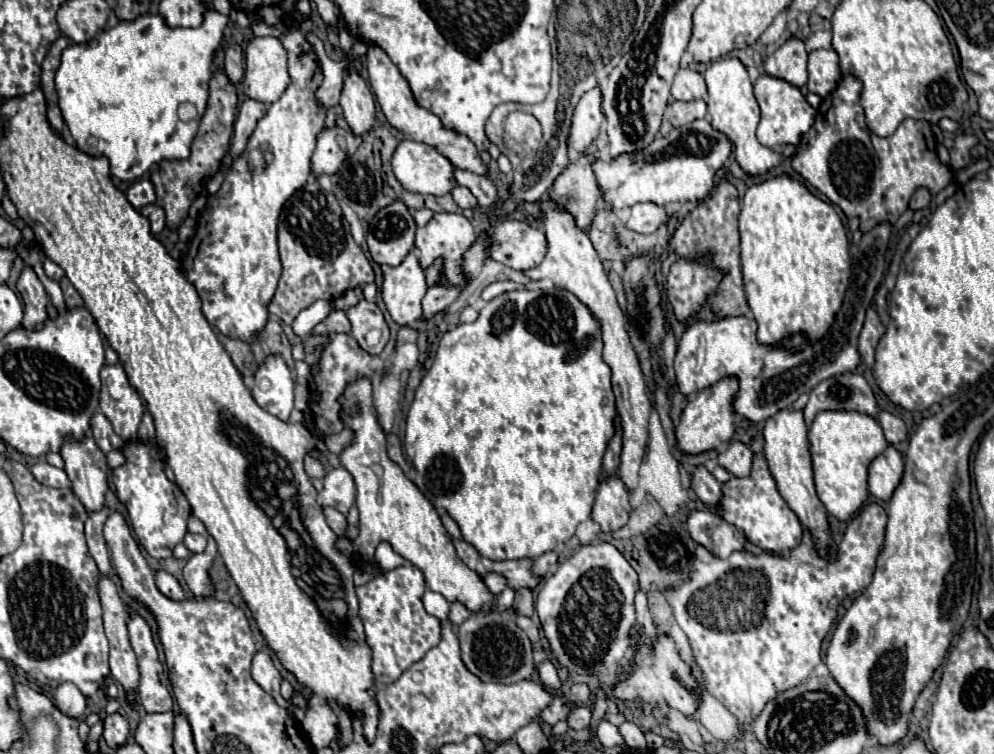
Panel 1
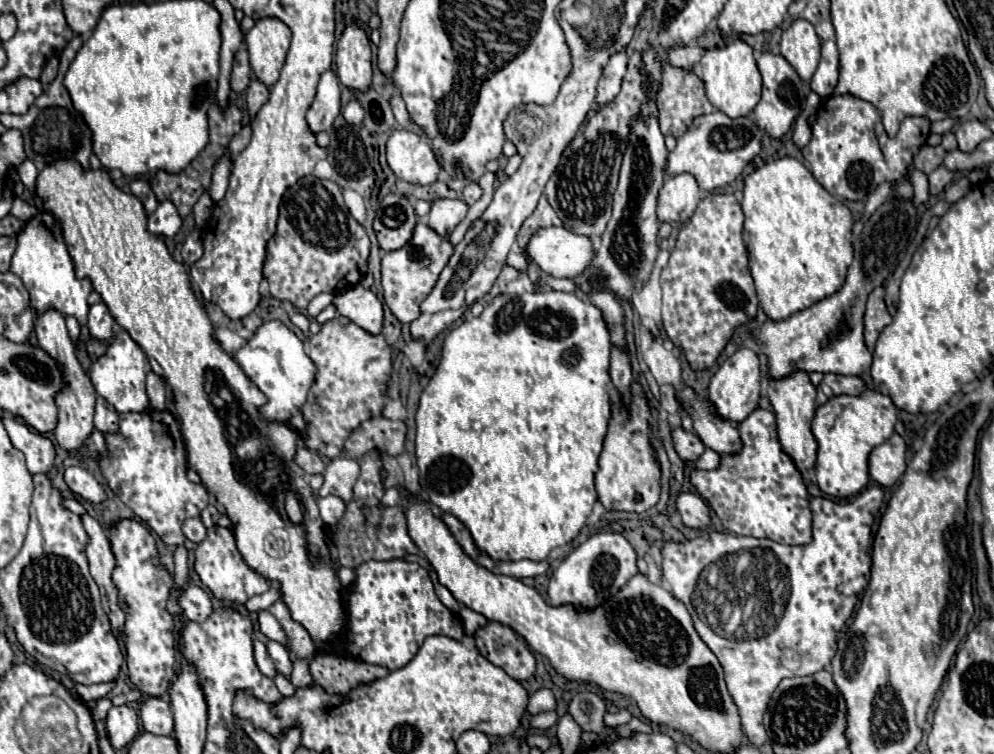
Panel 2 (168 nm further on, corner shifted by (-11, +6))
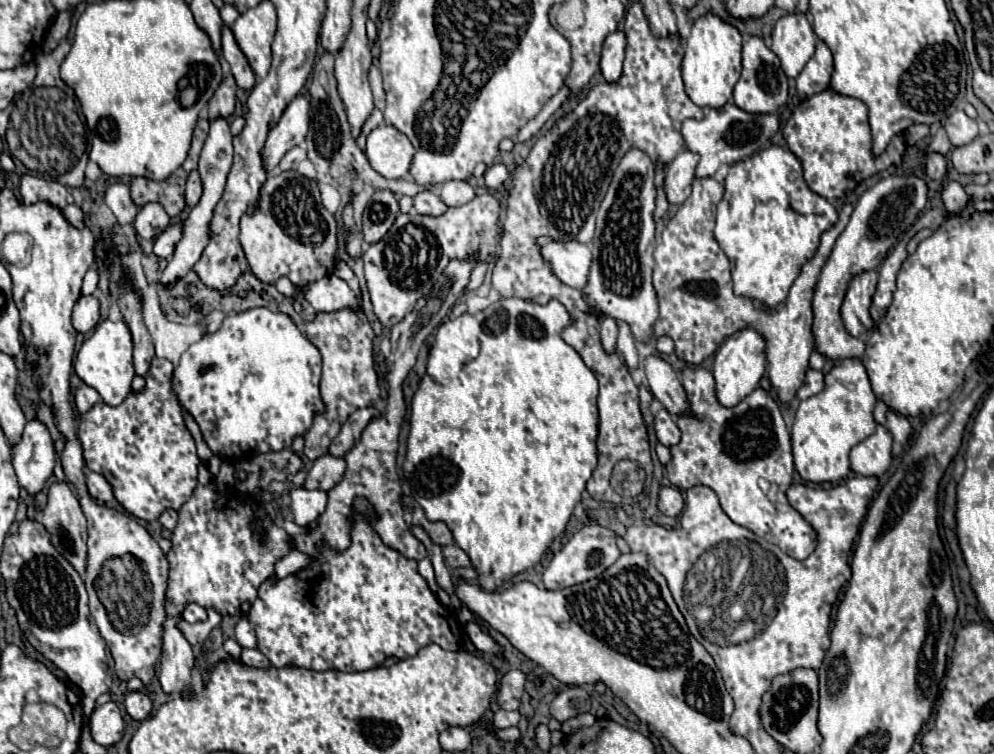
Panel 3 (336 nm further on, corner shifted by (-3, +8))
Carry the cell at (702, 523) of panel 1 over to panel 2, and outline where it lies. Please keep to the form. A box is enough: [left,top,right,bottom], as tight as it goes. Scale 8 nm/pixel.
[677,494,711,530]

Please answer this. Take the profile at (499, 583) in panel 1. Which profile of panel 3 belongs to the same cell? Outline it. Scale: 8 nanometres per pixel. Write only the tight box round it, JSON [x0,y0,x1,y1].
[443,544,471,568]

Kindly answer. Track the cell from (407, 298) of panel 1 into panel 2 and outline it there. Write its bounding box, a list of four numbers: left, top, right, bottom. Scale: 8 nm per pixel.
[381,222,453,324]

